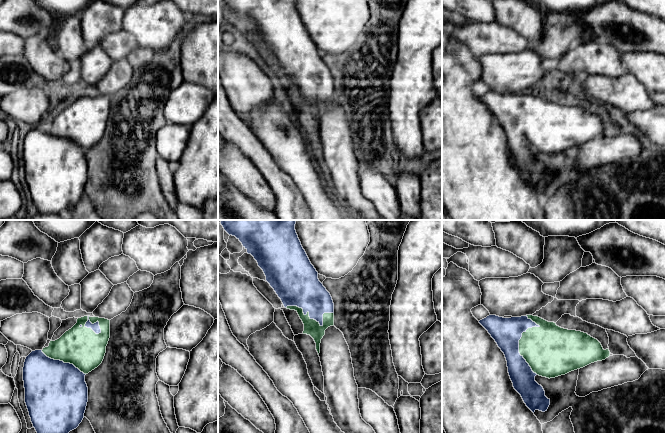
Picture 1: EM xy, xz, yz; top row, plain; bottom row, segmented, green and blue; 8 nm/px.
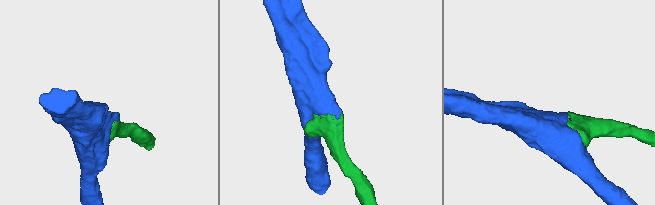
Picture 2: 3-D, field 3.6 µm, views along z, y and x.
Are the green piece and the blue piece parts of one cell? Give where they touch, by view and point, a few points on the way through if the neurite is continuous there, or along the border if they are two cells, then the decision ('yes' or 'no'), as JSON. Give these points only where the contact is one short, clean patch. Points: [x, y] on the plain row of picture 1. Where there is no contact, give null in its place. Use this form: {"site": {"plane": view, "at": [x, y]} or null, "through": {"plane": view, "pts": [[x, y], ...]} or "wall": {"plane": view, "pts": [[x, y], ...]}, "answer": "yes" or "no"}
{"site": {"plane": "yz", "at": [519, 118]}, "answer": "yes"}

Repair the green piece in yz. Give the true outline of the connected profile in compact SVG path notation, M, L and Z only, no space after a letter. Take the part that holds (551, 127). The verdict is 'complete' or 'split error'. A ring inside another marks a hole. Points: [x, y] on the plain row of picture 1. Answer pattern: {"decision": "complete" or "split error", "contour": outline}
{"decision": "split error", "contour": "M489 91L479 99L504 129L513 163L533 189L536 186L545 188L550 181L543 163L535 157L536 151L555 154L610 132L609 125L604 126L601 119L587 109L561 104L538 92L503 94Z"}

